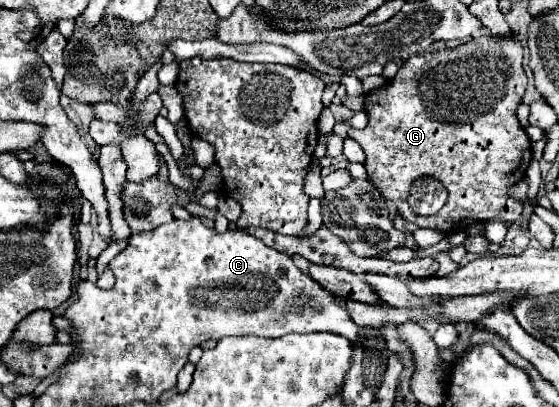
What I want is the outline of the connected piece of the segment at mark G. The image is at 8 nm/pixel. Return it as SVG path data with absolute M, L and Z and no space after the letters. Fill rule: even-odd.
M477 37L477 39L473 39L469 43L463 43L459 47L453 47L453 49L439 49L439 51L433 51L433 53L411 55L391 81L385 81L381 87L377 87L375 91L365 95L365 113L369 117L369 125L361 131L359 129L349 129L349 137L355 139L365 151L367 179L373 183L373 187L381 193L381 197L385 201L393 201L397 205L397 211L405 221L411 221L417 227L431 227L431 229L439 229L443 233L455 233L455 231L465 231L471 223L491 221L495 217L501 217L507 223L515 223L515 221L521 219L523 205L519 201L515 201L513 197L509 197L509 193L507 193L511 185L515 185L517 181L521 181L525 177L525 171L527 171L529 161L533 157L531 155L531 141L529 141L525 129L519 125L519 121L515 117L515 105L521 105L521 99L525 95L525 87L527 87L527 75L521 67L521 59L523 59L523 47L517 41L517 37L501 37L501 39L497 39L497 37ZM421 177L439 179L445 185L445 189L449 191L449 199L447 199L445 207L439 213L429 215L429 217L421 217L421 215L413 213L413 209L407 203L409 187L413 185L413 181L417 181Z

